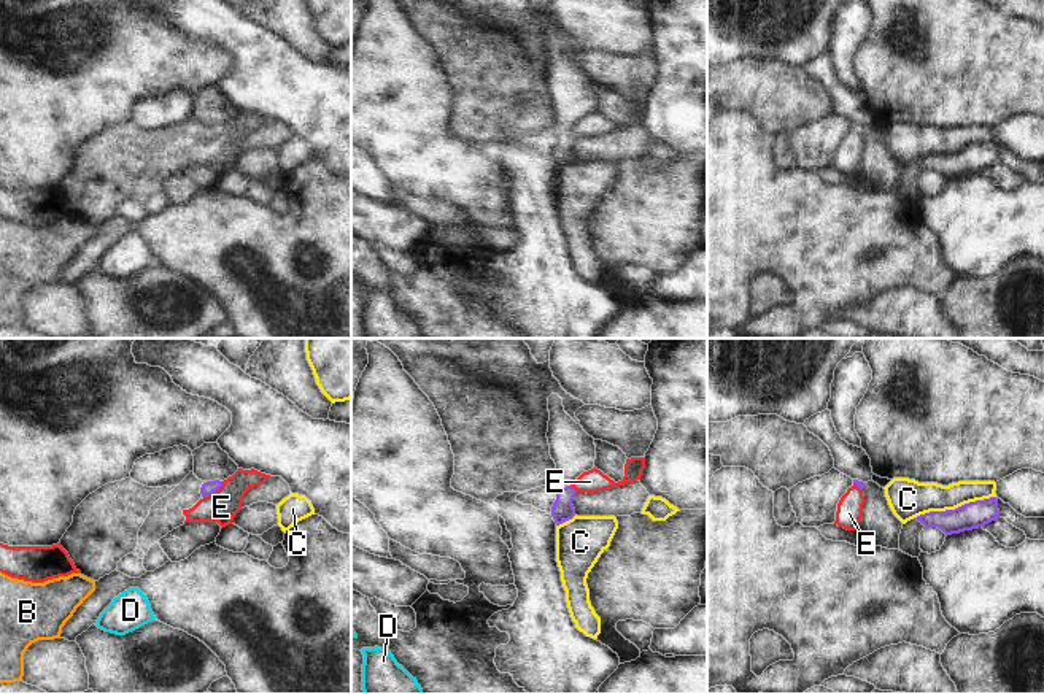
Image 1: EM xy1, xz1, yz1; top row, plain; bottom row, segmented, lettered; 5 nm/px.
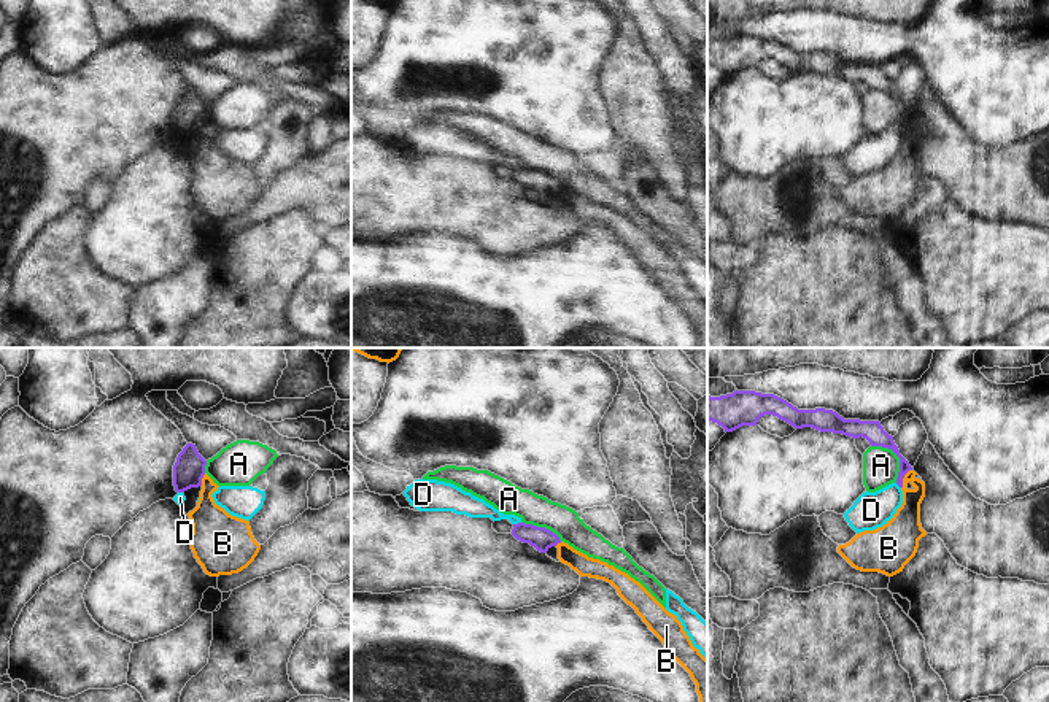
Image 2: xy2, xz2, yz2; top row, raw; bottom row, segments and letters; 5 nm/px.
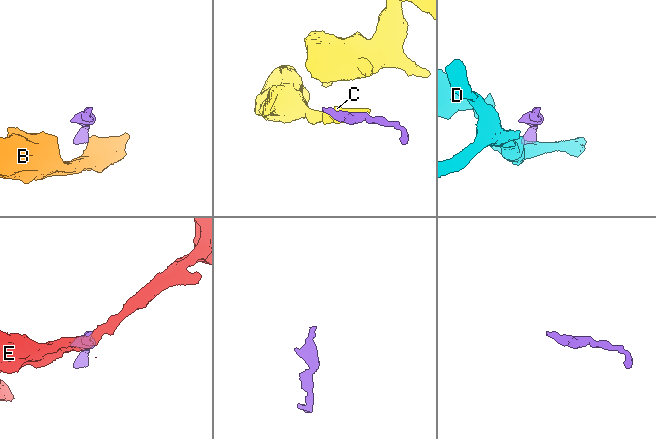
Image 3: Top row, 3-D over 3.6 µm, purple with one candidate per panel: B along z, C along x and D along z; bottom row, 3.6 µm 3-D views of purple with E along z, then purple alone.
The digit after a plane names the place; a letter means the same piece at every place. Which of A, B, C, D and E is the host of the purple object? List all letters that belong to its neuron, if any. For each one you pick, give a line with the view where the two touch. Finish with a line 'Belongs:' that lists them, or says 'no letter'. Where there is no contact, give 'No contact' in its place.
Belongs: no letter.

